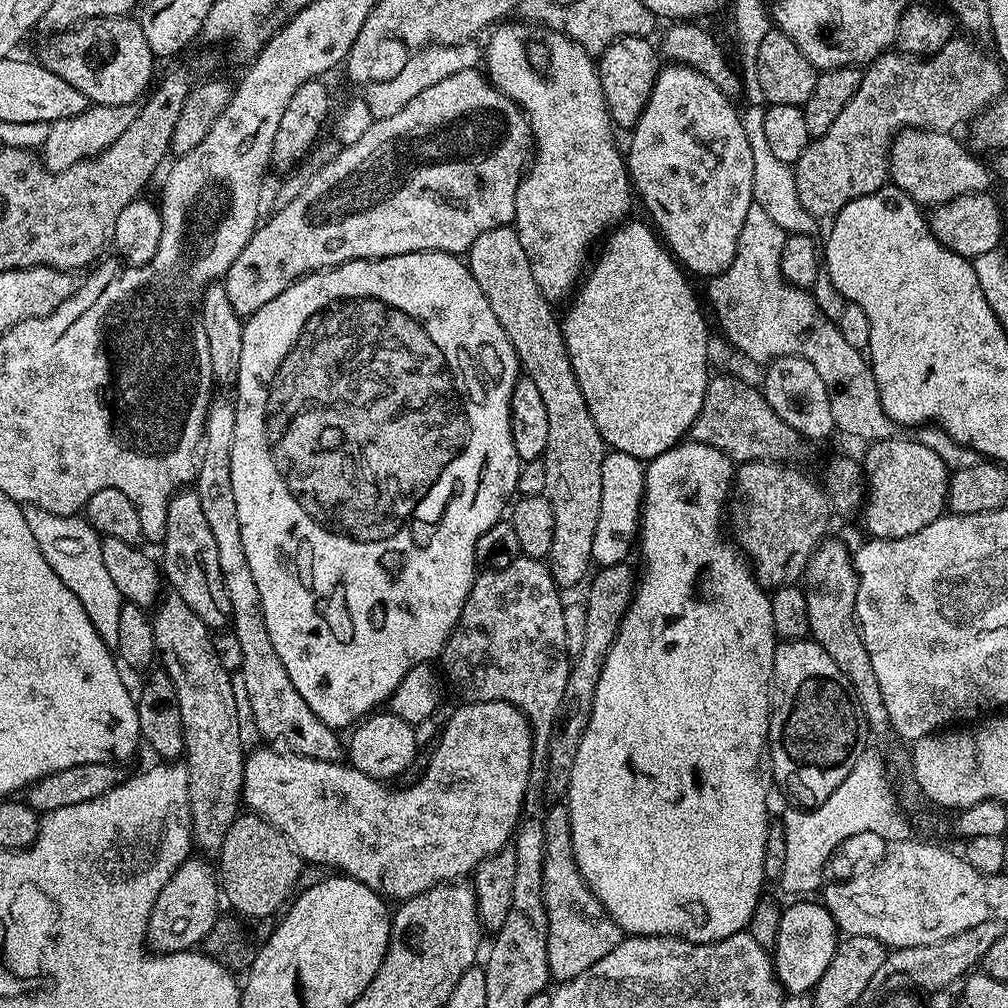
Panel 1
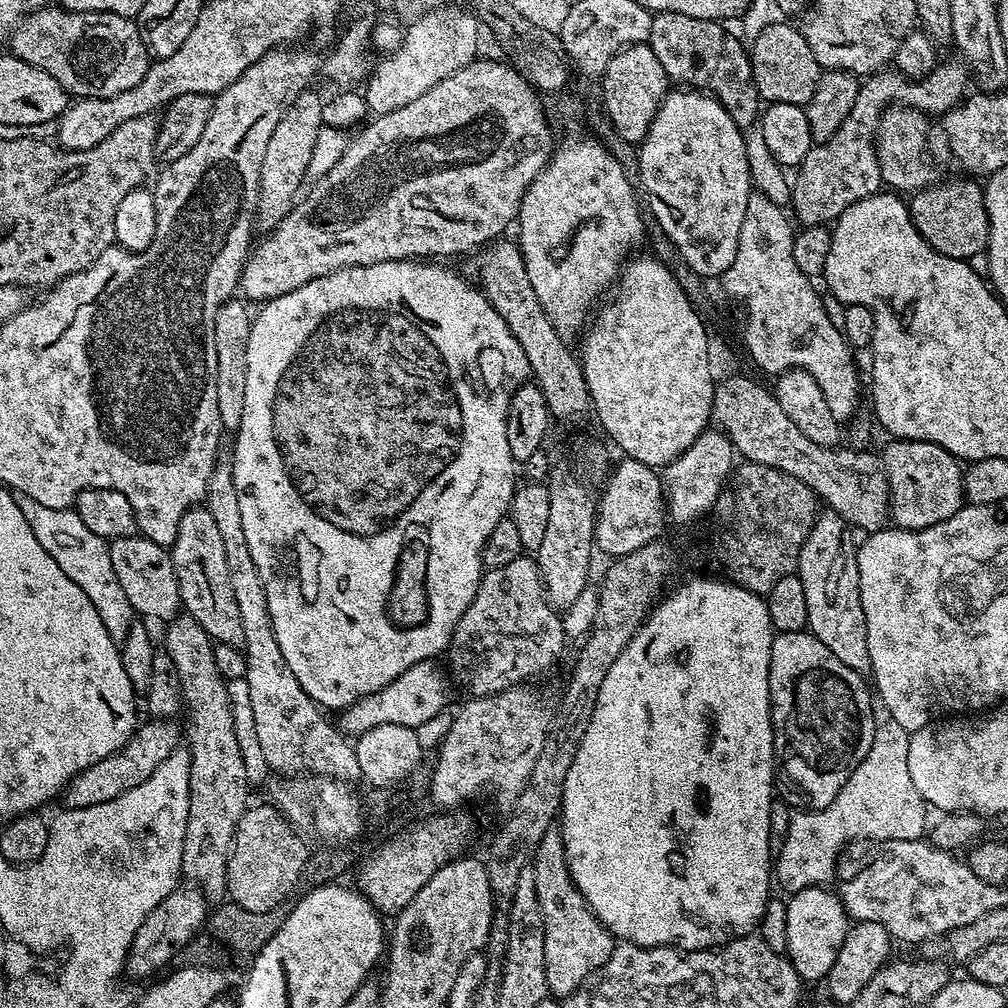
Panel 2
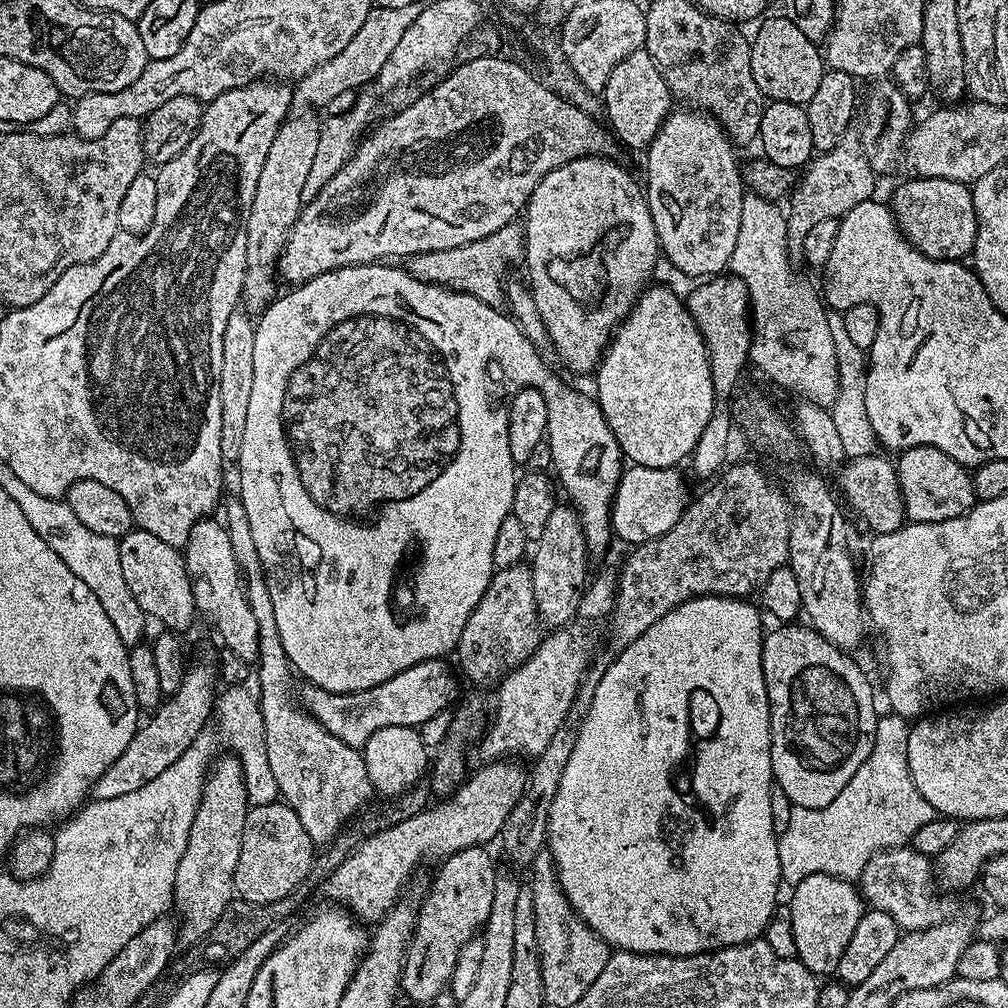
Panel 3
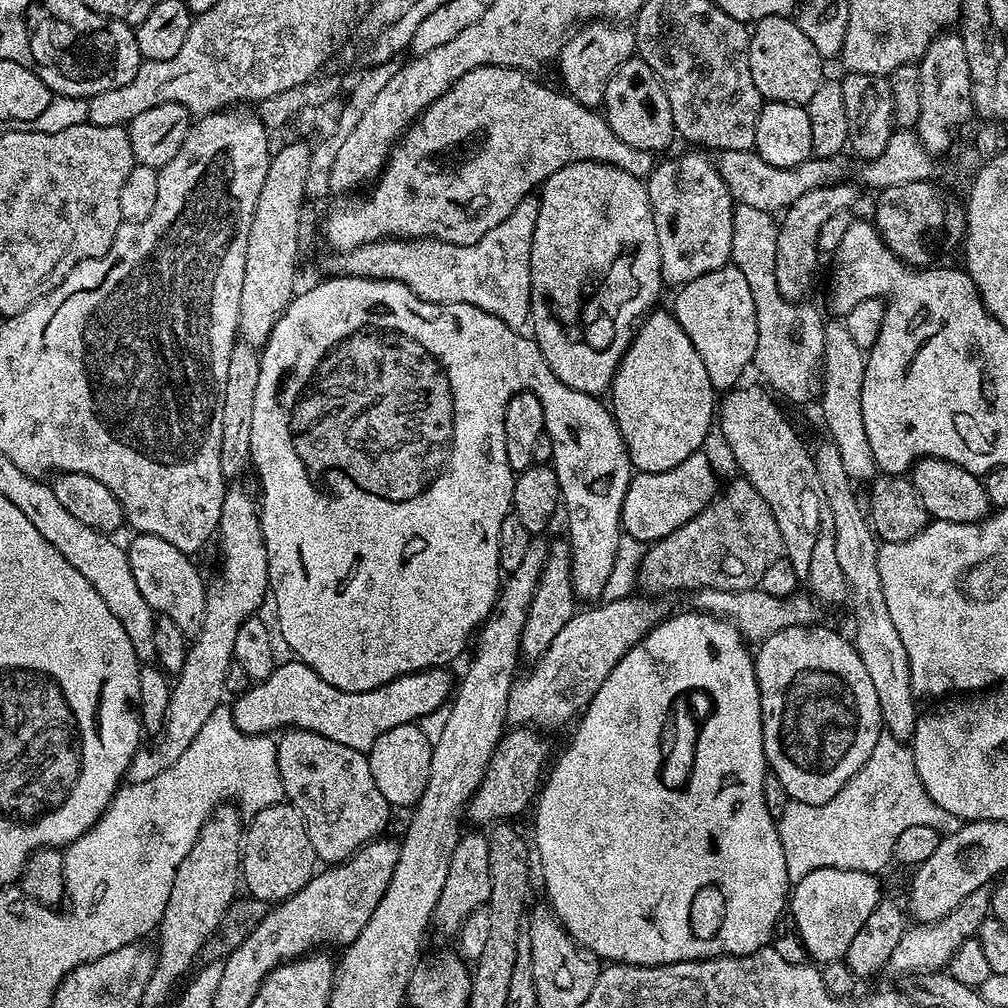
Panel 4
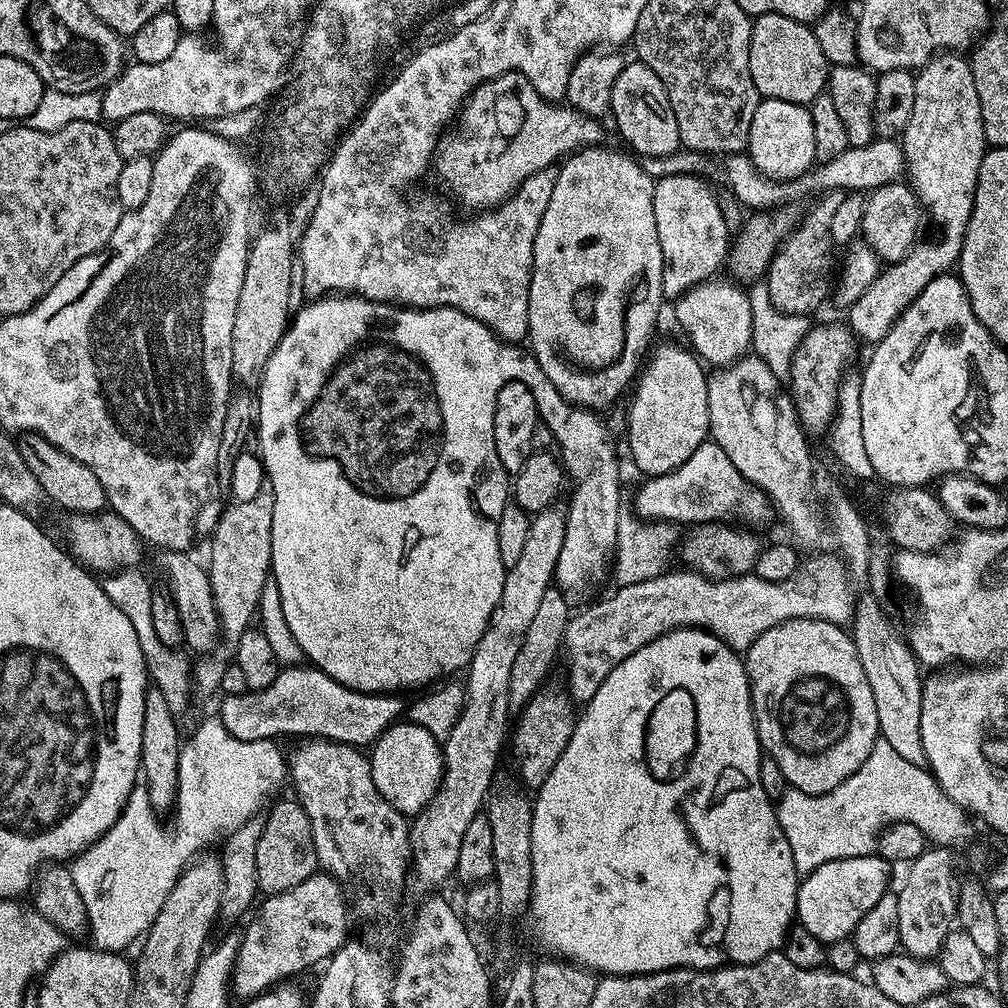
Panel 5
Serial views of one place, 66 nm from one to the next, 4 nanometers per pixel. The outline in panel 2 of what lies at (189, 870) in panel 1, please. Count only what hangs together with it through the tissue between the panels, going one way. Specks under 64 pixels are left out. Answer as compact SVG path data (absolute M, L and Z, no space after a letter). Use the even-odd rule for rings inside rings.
M177 886L162 902L153 904L150 914L146 914L146 922L138 926L138 934L134 934L134 942L128 951L126 965L129 977L152 976L159 968L164 968L175 961L179 952L200 933L205 920L210 915L210 904L203 892L195 886Z

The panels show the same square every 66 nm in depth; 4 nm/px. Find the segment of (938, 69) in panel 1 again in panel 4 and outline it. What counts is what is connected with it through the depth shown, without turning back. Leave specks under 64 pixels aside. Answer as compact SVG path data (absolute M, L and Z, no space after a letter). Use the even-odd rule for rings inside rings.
M841 182L815 188L802 194L798 202L789 204L784 209L782 219L778 224L776 277L778 278L778 290L787 300L803 301L807 297L804 295L811 290L812 283L816 280L816 267L822 259L820 247L816 244L820 228L825 224L826 218L830 218L830 214L838 214L838 210L849 210L853 207L857 188L857 185L853 184Z

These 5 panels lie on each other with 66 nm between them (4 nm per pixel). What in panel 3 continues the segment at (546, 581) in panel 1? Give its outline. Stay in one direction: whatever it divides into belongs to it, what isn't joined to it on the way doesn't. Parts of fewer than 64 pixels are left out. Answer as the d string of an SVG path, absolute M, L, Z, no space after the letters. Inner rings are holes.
M521 562L498 568L492 573L486 594L482 594L478 606L474 606L470 618L466 618L466 626L462 626L462 638L458 638L456 643L454 664L462 676L464 671L465 678L476 684L484 684L487 680L496 682L509 670L525 664L539 647L541 639L542 625L536 614L531 567Z

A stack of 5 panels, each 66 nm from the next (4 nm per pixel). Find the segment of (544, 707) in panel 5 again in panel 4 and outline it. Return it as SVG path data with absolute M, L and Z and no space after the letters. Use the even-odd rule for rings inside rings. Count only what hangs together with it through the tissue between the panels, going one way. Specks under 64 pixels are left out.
M516 726L505 731L494 754L490 754L490 762L478 790L468 801L466 816L469 821L472 819L476 823L473 825L492 826L497 822L516 818L512 816L526 811L527 808L529 811L530 805L537 799L542 787L542 777L550 764L548 744L540 736L543 735L531 726Z

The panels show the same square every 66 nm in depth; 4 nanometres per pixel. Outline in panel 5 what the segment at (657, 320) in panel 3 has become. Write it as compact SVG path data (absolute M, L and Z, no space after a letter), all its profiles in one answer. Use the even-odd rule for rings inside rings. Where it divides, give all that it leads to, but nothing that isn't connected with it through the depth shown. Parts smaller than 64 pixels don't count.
M676 344L655 348L651 349L635 381L636 393L628 408L628 452L637 470L645 472L643 475L648 478L682 466L710 436L706 398L708 376L700 356Z

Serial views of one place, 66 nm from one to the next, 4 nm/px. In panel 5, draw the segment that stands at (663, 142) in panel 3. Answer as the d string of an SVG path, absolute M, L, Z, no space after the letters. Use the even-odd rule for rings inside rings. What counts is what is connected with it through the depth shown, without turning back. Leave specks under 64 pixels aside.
M696 174L662 176L655 181L654 226L658 226L658 242L662 246L662 290L665 297L679 298L696 284L711 280L728 259L730 247L730 223L724 216L722 200L712 193L712 188Z

